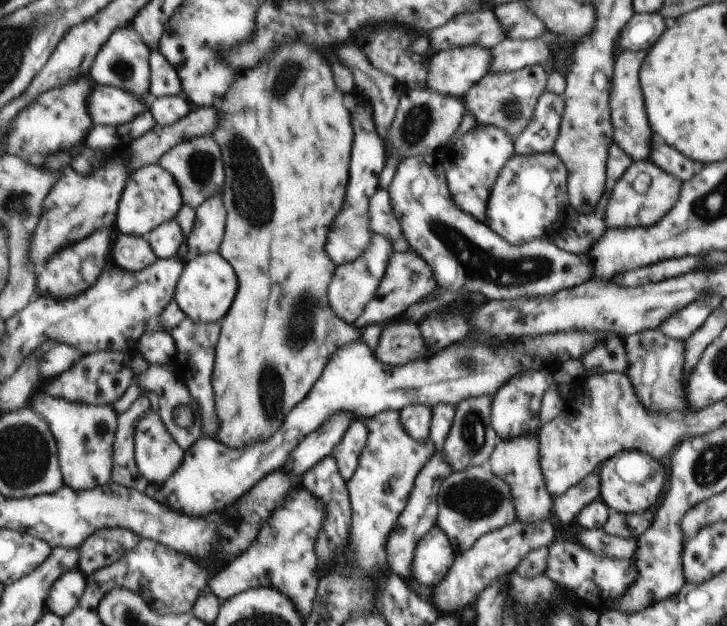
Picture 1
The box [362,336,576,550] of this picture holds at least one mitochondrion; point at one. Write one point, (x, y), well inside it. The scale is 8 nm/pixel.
(474, 498)

